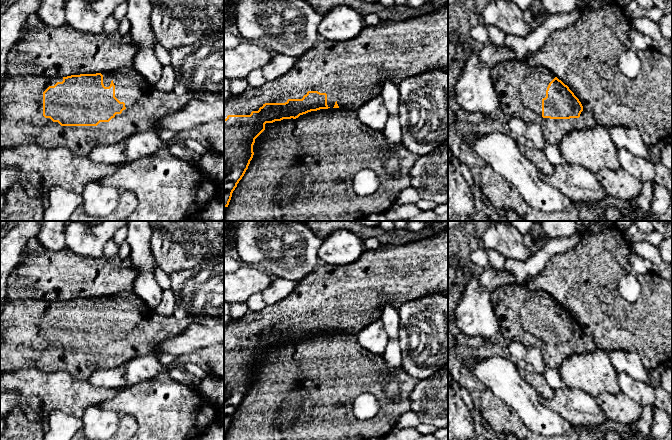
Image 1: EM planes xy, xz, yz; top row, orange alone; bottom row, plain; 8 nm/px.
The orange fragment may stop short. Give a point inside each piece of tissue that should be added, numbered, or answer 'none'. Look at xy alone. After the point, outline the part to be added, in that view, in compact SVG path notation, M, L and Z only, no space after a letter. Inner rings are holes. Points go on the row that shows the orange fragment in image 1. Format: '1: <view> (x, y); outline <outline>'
1: xy (22, 122); outline M133 67L102 75L105 87L114 83L115 97L125 103L126 109L109 122L100 122L97 126L61 126L43 116L43 92L49 86L62 82L63 77L7 75L0 90L0 148L32 143L45 149L65 148L77 155L87 156L96 146L115 144L138 132L154 131L161 118L178 112L194 98L189 93L177 95L174 91L159 91L155 86L149 85Z

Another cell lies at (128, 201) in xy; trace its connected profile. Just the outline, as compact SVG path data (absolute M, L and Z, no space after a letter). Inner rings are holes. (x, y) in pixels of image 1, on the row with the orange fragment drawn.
M121 191L119 203L114 211L107 216L92 217L86 213L84 207L80 205L74 210L70 221L121 221L128 218L138 205L138 199L134 192Z

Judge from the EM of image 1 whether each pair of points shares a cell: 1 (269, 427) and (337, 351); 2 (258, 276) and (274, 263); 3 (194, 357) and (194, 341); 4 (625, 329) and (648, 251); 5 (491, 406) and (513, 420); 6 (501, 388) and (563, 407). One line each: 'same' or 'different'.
1: same
2: different
3: different
4: different
5: same
6: different

